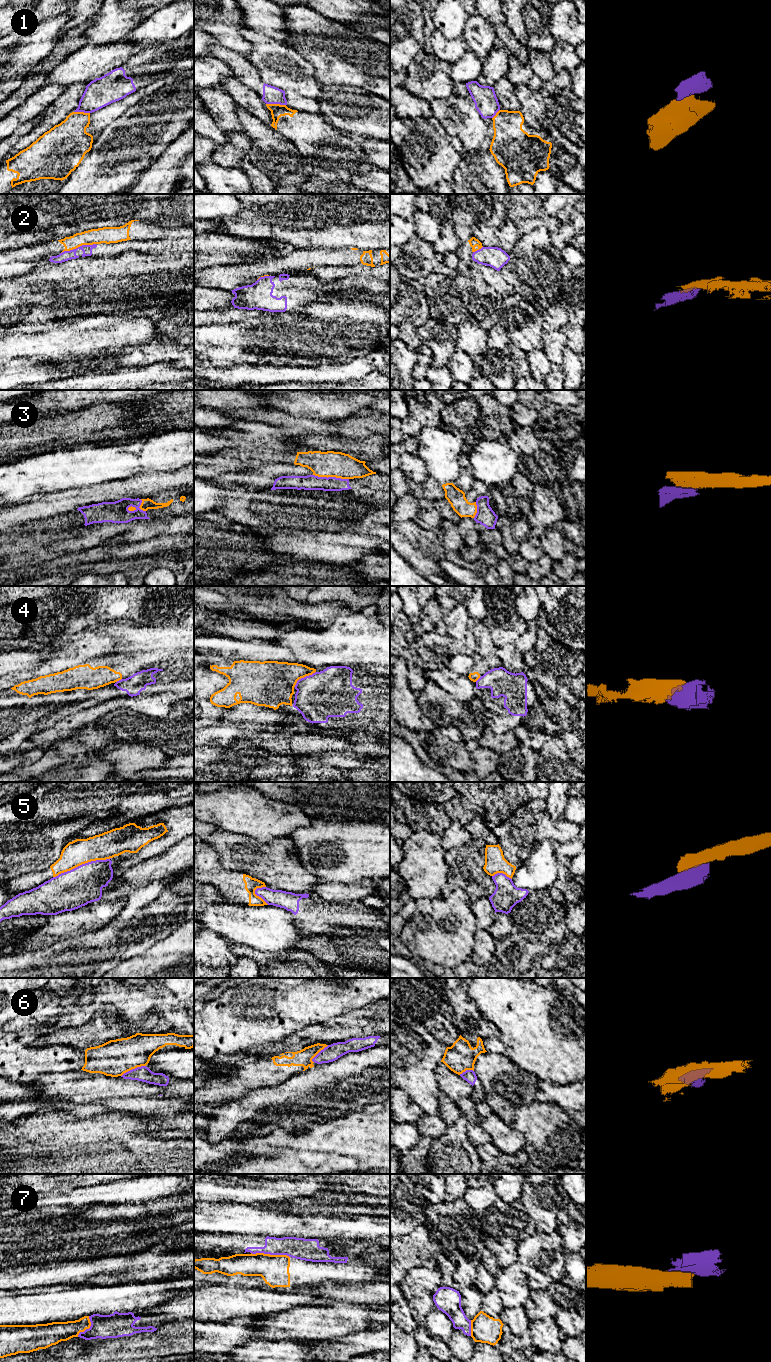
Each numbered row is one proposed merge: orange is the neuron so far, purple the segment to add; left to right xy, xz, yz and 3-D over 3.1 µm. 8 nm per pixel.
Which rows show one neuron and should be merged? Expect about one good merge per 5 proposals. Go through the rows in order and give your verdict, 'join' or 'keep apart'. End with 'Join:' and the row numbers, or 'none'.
1: keep apart
2: keep apart
3: keep apart
4: keep apart
5: keep apart
6: keep apart
7: keep apart
Join: none

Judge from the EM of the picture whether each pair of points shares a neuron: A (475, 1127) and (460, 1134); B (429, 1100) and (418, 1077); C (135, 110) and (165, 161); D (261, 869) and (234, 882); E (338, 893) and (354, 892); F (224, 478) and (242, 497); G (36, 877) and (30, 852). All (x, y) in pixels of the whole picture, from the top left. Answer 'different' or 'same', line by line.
A: different
B: same
C: different
D: different
E: same
F: different
G: different

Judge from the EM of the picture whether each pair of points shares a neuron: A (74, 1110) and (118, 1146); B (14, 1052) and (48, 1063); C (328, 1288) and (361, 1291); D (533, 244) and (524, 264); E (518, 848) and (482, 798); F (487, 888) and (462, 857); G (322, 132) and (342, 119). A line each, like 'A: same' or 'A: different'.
A: different
B: same
C: same
D: same
E: different
F: same
G: different

